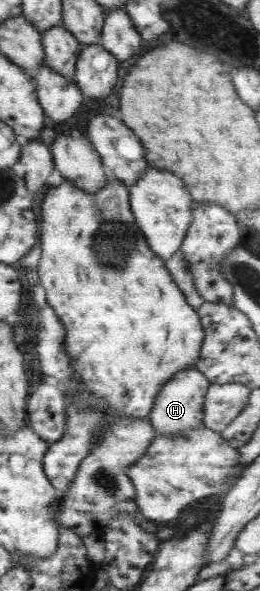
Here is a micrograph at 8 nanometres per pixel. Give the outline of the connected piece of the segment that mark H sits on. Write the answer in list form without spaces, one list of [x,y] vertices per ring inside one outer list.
[[[193,366],[174,374],[174,378],[170,378],[170,382],[166,382],[166,386],[162,386],[162,390],[158,391],[147,415],[155,434],[184,434],[203,426],[202,403],[208,385],[209,382],[203,377],[203,374]]]

